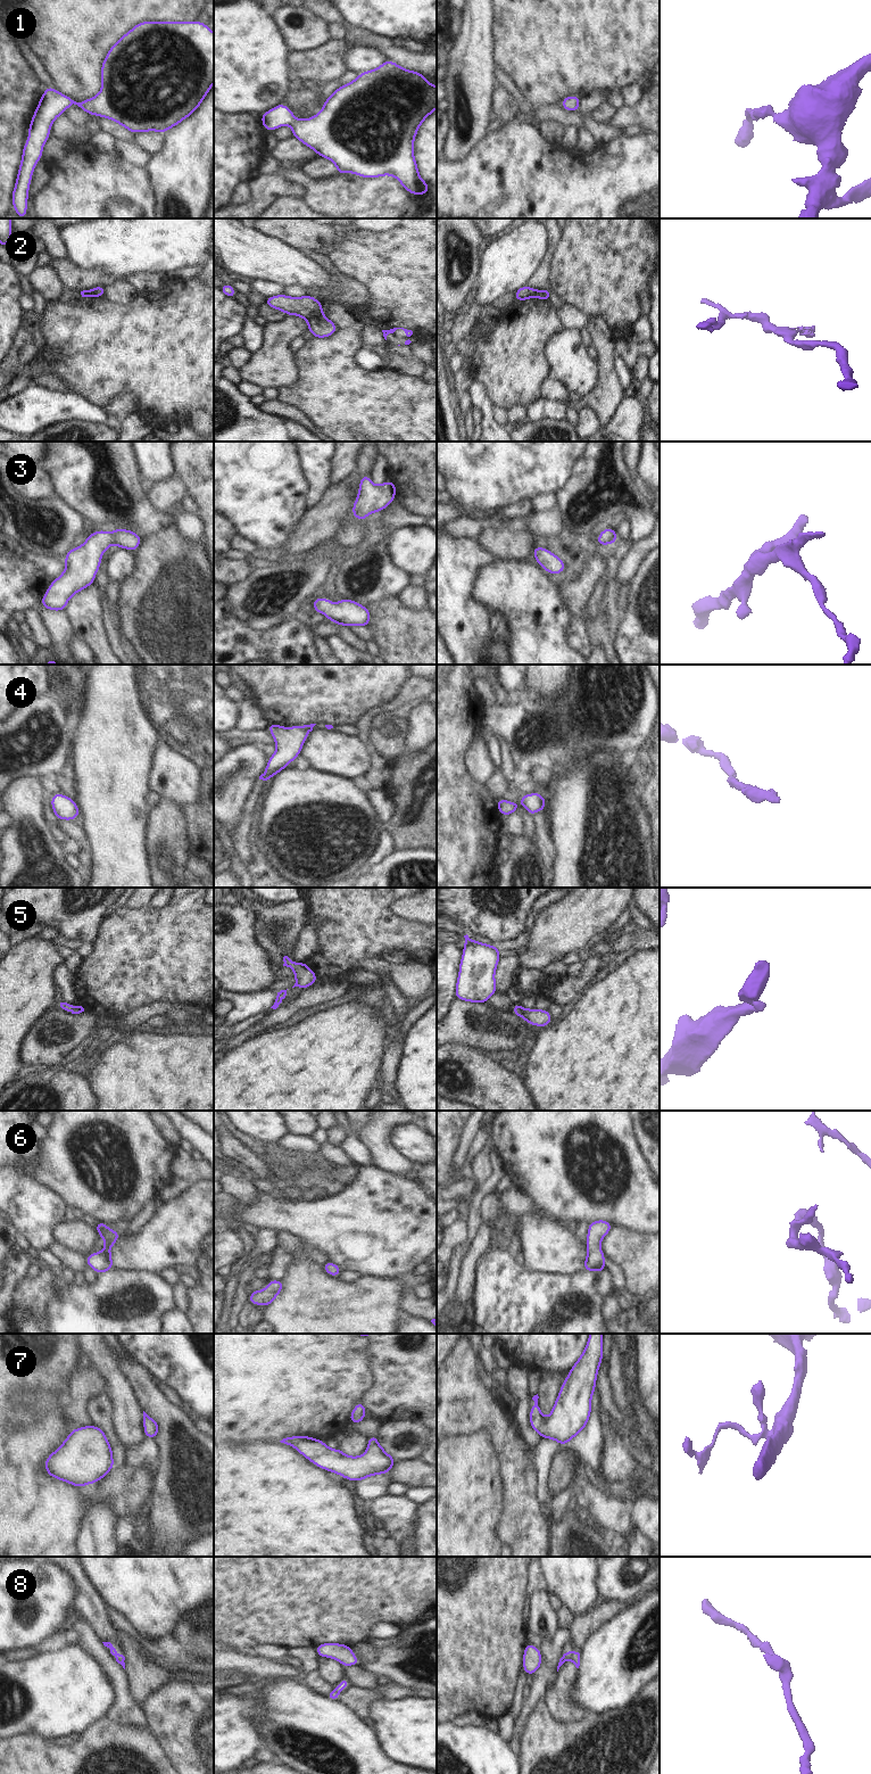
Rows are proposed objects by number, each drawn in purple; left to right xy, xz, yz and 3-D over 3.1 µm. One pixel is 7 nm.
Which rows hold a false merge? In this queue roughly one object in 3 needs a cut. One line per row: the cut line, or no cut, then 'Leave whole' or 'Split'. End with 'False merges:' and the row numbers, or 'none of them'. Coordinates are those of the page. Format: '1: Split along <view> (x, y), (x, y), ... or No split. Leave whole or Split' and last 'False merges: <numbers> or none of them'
1: No split. Leave whole
2: Split along xz (321, 313), (307, 320). Split
3: No split. Leave whole
4: No split. Leave whole
5: No split. Leave whole
6: No split. Leave whole
7: No split. Leave whole
8: No split. Leave whole
False merges: 2.

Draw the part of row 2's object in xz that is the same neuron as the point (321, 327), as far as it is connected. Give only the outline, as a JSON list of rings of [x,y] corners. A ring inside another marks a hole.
[[[323,314],[307,320],[307,327],[316,338],[326,338],[338,331],[338,327]]]

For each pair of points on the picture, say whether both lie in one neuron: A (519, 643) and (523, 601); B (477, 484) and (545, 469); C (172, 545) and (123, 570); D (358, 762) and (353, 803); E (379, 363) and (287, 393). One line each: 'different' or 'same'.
A: same
B: same
C: different
D: different
E: different

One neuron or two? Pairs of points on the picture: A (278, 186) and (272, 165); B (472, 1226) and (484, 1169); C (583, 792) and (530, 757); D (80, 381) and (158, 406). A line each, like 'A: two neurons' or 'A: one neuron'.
A: two neurons
B: two neurons
C: two neurons
D: one neuron

